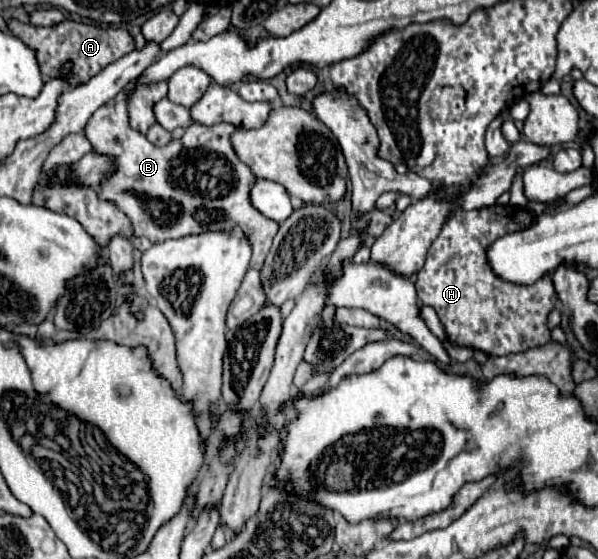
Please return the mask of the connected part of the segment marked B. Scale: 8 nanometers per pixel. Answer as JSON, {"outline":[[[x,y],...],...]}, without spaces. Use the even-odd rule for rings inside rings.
{"outline":[[[134,81],[116,95],[116,105],[102,105],[84,127],[88,139],[96,145],[96,153],[112,155],[118,165],[116,173],[96,187],[98,195],[114,201],[118,209],[130,217],[134,235],[144,235],[152,243],[240,227],[252,247],[250,267],[262,269],[278,231],[278,223],[264,217],[250,203],[250,189],[256,177],[250,167],[238,159],[230,143],[230,135],[236,131],[236,125],[216,123],[206,127],[194,123],[186,129],[182,139],[156,147],[128,125],[126,101],[132,89]]]}

